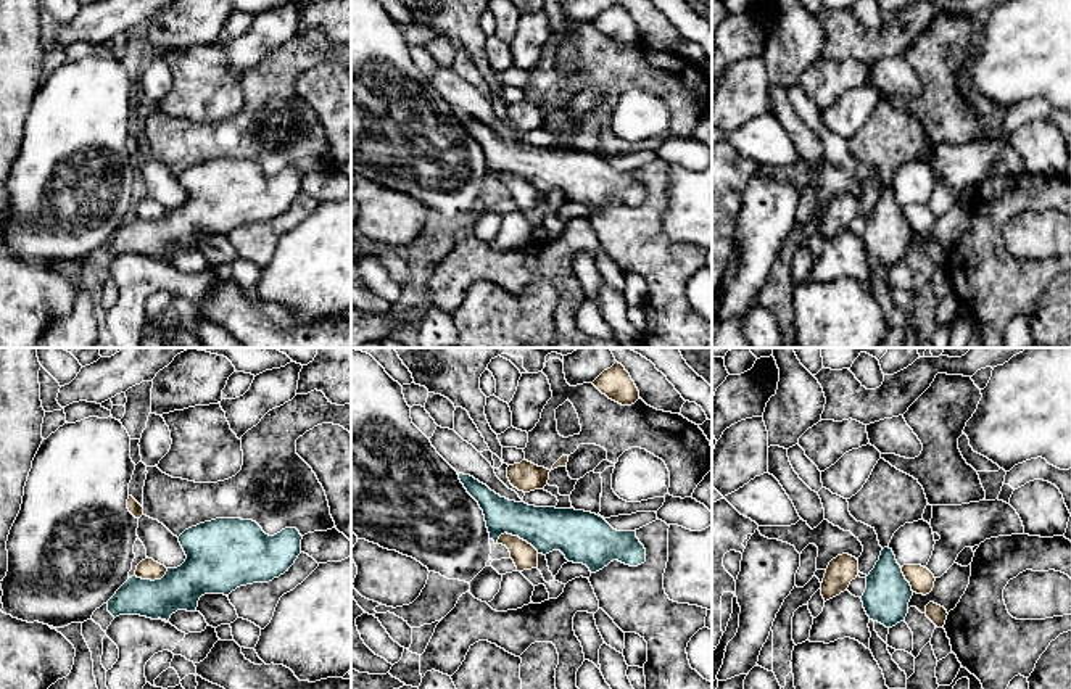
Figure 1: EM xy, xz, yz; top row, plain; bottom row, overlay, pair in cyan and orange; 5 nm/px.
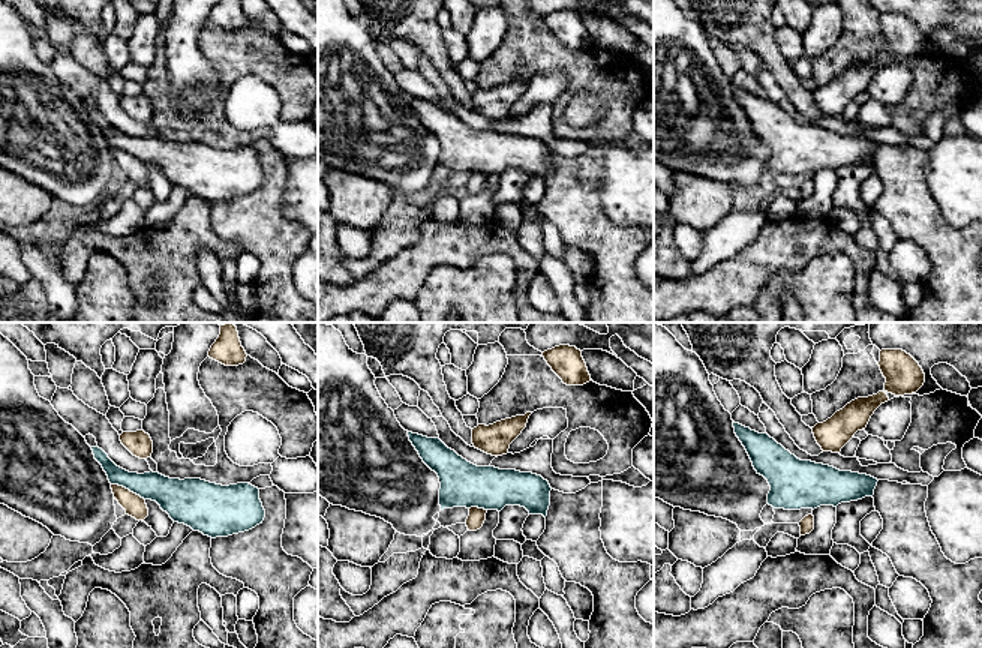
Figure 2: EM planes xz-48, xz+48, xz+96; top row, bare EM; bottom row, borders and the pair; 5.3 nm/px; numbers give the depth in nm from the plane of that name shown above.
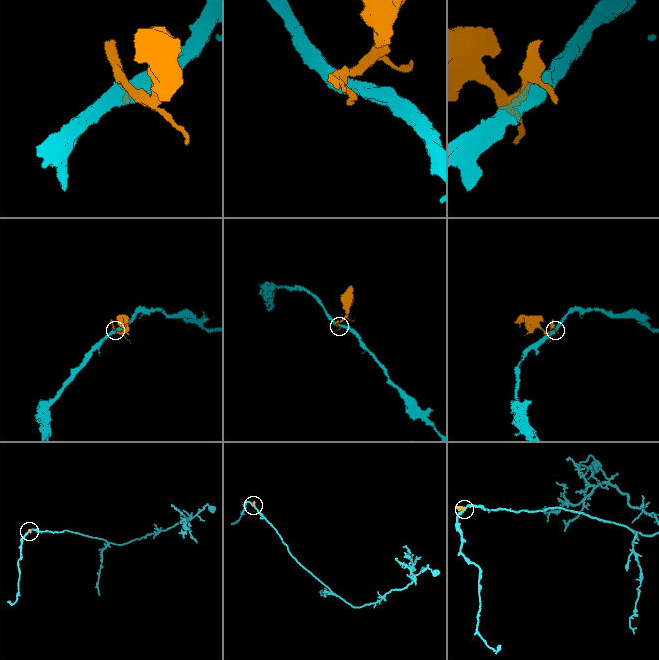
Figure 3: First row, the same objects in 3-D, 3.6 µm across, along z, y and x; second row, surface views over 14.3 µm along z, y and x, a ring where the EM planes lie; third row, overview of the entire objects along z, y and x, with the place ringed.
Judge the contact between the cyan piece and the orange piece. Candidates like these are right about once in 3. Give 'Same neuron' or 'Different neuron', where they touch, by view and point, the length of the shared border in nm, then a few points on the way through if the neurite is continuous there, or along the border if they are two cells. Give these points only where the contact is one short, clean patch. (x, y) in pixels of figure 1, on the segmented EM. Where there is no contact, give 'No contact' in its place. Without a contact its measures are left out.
Different neuron. Touches cyan at xz (517, 535). Shared border 220 nm. Boundary: xz (496, 540), (504, 533), (517, 535), (538, 552)

